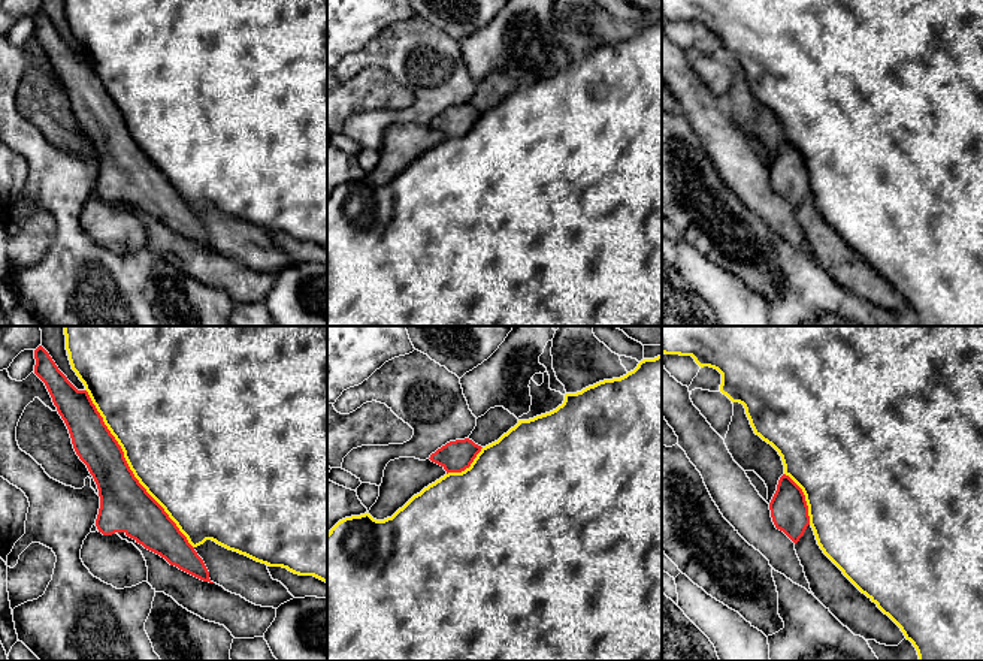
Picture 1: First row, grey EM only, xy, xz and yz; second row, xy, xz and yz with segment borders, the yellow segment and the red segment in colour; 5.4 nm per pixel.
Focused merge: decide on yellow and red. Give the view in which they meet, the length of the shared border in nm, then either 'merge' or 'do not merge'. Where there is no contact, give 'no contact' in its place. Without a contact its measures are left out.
xy | 1050 nm | do not merge

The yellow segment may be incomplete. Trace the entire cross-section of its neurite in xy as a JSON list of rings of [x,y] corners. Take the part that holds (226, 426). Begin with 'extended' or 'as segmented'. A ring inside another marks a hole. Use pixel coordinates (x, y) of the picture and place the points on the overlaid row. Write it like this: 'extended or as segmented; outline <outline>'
as segmented; outline [[[64,326],[66,350],[72,369],[84,383],[105,425],[124,452],[139,483],[164,508],[193,547],[212,540],[269,567],[282,567],[299,576],[314,576],[327,583],[327,326]]]

